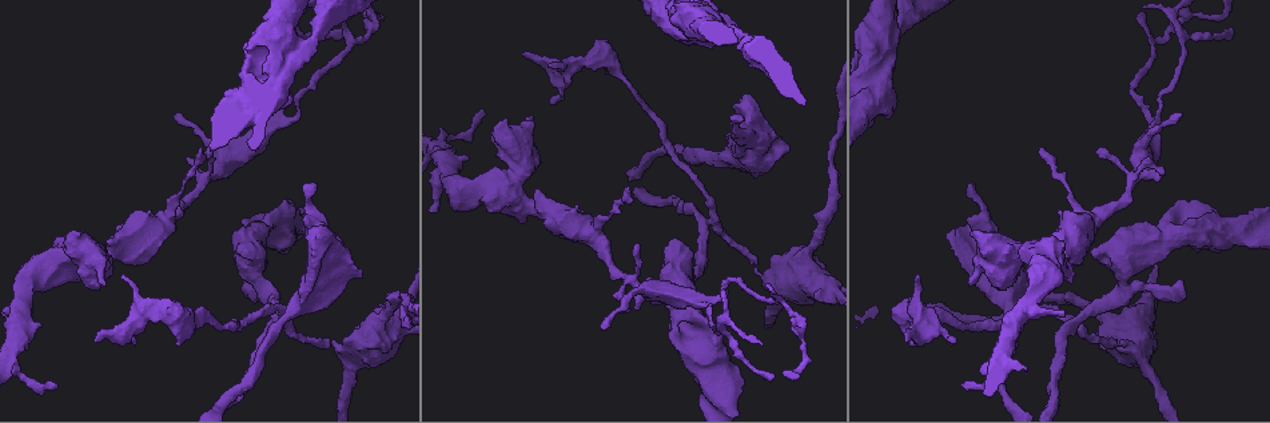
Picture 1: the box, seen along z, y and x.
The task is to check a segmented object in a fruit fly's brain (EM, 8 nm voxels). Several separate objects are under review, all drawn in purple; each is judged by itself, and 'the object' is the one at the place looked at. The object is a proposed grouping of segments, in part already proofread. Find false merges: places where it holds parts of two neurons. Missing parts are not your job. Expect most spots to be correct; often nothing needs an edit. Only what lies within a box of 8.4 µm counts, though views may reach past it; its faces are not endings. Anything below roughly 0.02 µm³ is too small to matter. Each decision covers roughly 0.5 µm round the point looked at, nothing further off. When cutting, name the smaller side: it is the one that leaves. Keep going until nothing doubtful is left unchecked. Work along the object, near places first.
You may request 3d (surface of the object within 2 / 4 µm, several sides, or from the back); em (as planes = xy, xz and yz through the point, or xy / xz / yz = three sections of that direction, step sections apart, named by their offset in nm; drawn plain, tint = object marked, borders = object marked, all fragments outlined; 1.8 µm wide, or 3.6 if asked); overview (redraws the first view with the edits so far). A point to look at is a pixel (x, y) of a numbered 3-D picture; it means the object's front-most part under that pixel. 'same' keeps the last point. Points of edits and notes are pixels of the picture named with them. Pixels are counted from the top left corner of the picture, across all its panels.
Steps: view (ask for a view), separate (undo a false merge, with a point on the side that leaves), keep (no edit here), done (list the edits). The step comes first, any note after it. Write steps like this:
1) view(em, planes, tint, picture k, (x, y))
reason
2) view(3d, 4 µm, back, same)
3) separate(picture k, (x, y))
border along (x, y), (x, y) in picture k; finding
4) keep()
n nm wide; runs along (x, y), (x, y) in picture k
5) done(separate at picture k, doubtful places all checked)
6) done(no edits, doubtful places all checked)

view(em, xy, step 4, tint, picture 1, (133, 321))
thick turns thin

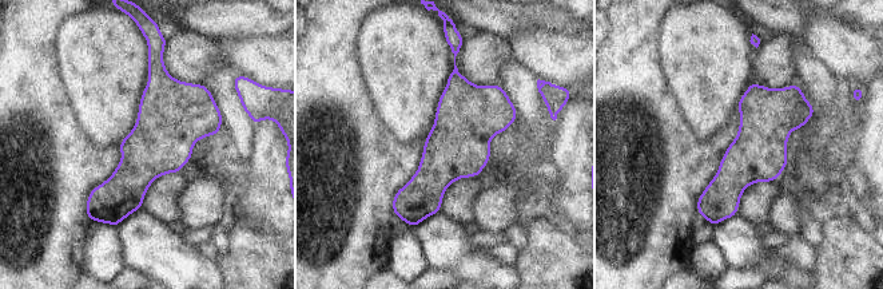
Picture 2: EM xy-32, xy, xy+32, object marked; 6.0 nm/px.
view(em, yz, step 8, tint, same)

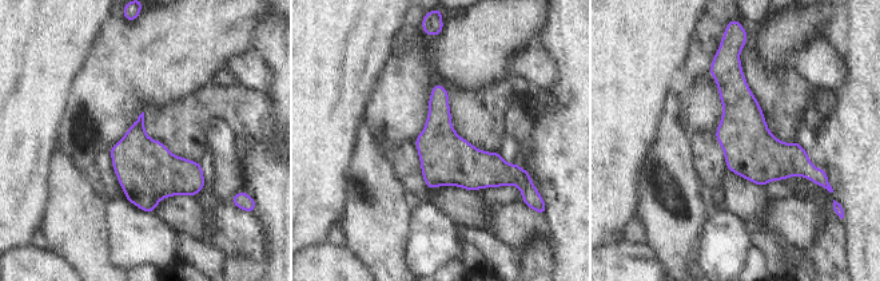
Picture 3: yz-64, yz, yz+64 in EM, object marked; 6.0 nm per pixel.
keep()
runs along (728, 60), (743, 119), (811, 174) in picture 3; all the same neuron

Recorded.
view(3d, 2 µm, picture 1, (1073, 324))

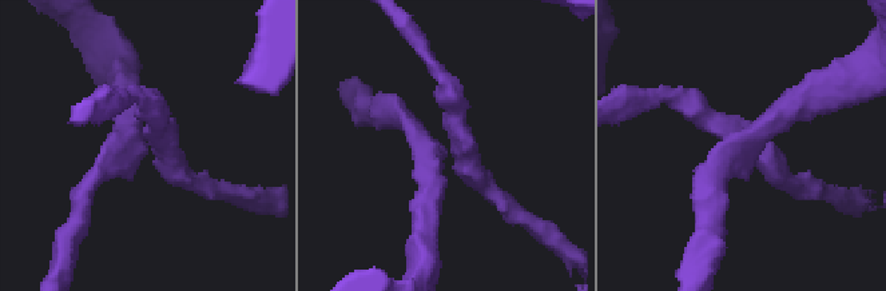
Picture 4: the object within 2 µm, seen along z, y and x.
view(em, xy, step 8, plain, picture 4, (136, 144))
4 arms; need the tissue

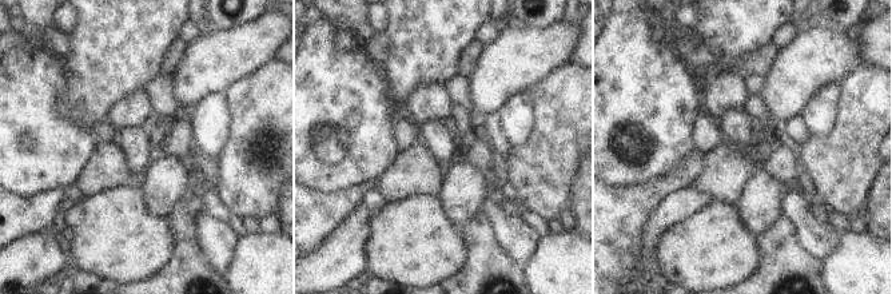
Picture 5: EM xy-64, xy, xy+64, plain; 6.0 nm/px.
view(em, xy, step 8, tint, same)
where the object lies

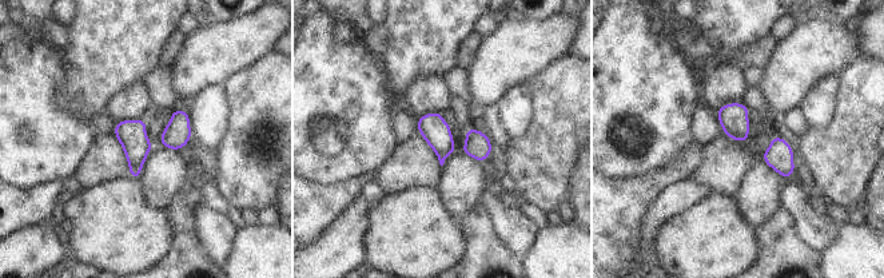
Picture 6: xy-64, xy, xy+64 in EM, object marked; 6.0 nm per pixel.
keep()
continuous, no second neuron

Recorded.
view(em, 3.6 µm, xy, step 4, tint, picture 1, (804, 264))
calibre changes

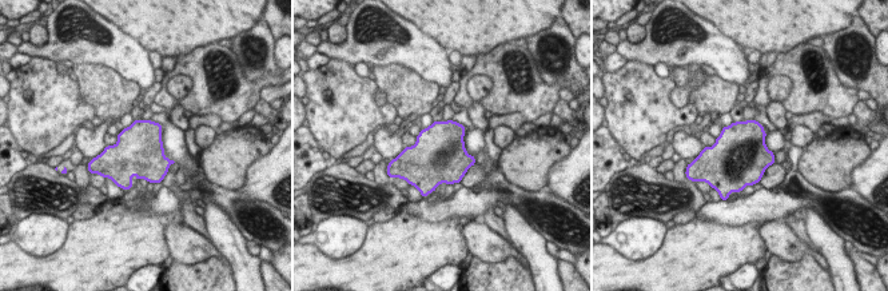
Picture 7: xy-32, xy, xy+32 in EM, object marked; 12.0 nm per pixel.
view(em, 3.6 µm, planes, tint, same)

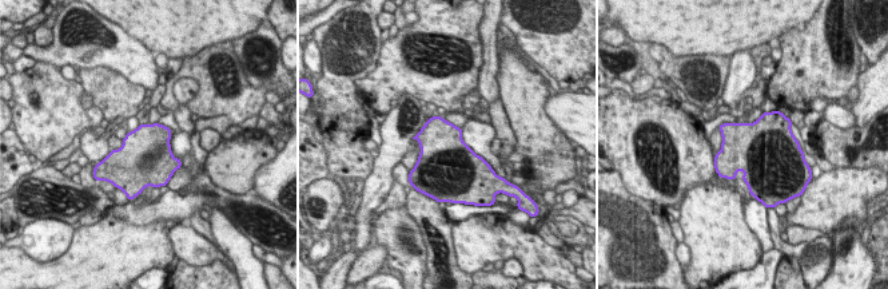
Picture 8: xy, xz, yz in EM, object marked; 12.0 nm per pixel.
keep()
one neuron here

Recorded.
view(em, yz, step 16, tint, picture 1, (298, 43))
four arms meet

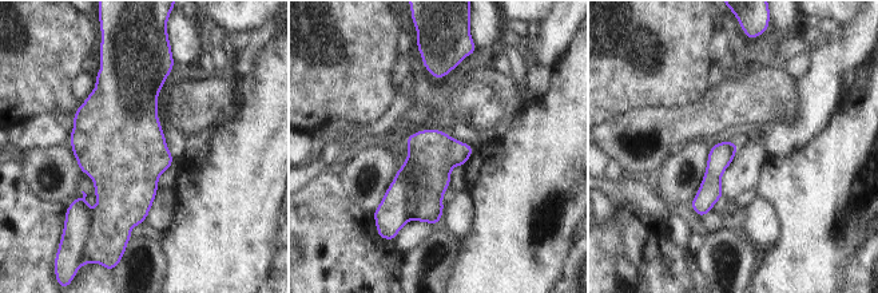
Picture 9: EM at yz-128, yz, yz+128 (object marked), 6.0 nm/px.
view(em, planes, borders, same)

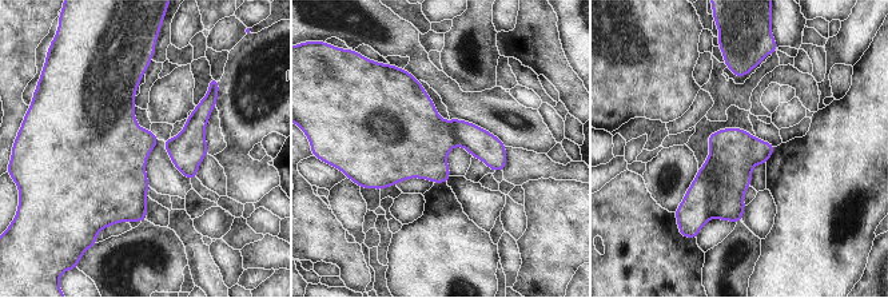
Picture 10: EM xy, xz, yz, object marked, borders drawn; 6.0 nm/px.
keep()
all the same neuron

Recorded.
view(em, planes, tint, picture 1, (273, 123))
thick turns thin

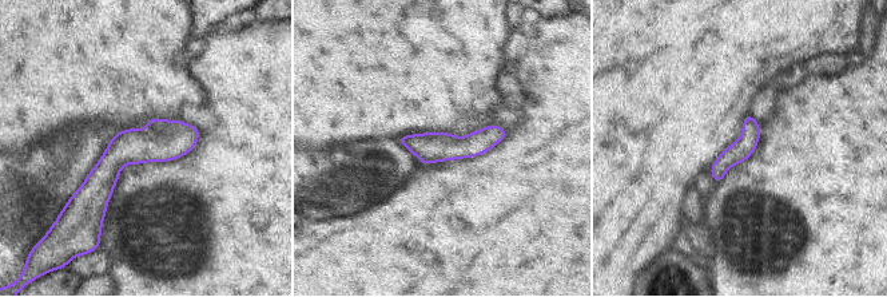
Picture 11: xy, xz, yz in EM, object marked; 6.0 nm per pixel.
keep()
140 nm wide; runs along (197, 133), (132, 146), (82, 198) in picture 11; continuous, no second neuron

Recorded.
done(no edits, doubtful places all checked)

